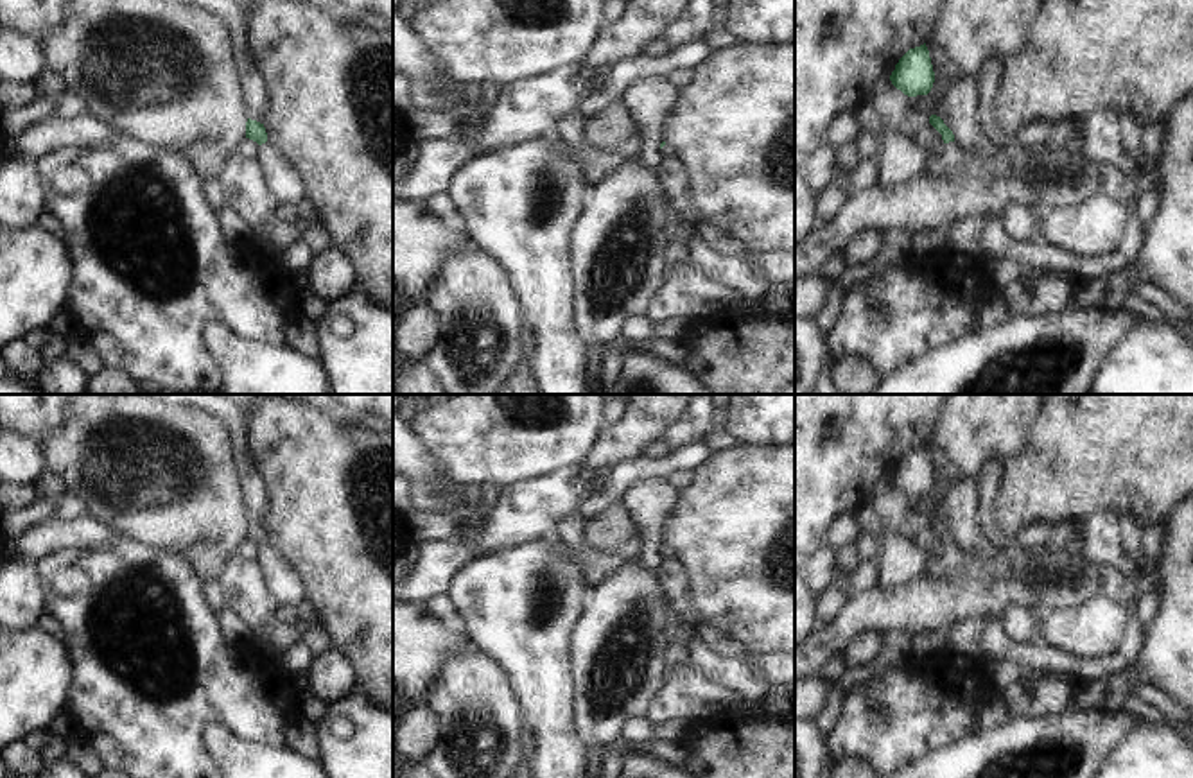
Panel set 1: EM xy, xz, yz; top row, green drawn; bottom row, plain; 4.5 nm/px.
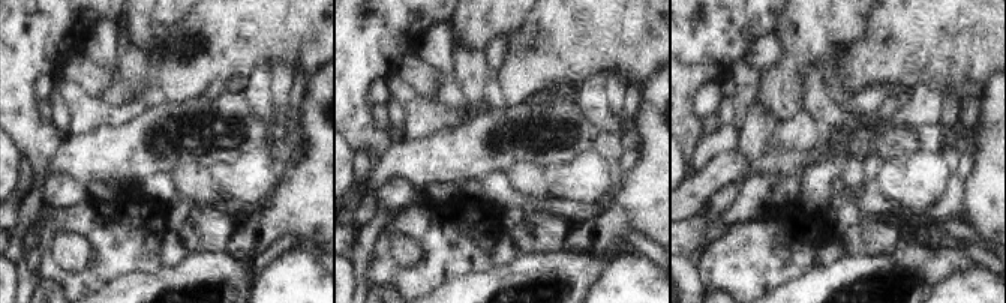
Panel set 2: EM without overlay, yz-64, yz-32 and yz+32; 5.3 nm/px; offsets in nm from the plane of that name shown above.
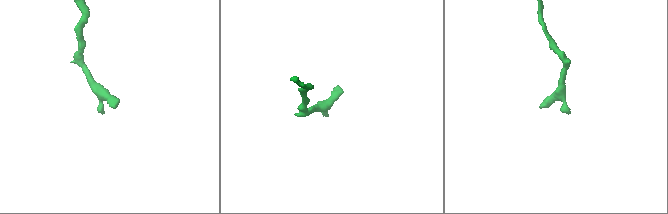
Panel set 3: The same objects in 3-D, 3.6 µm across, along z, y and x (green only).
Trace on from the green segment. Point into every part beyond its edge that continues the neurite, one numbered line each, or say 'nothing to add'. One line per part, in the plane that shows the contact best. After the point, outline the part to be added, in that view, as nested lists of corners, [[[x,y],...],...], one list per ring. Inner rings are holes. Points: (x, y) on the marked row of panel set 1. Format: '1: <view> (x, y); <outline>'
1: yz (951, 162); [[[949,142],[940,154],[926,163],[922,174],[933,181],[940,181],[944,177],[962,177],[967,174],[967,161],[967,152],[954,142]]]

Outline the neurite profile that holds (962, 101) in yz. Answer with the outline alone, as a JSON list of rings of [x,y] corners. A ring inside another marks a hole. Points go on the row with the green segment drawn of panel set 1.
[[[962,81],[944,84],[944,108],[949,120],[949,129],[954,134],[954,143],[967,152],[967,156],[994,158],[997,154],[997,142],[988,138],[981,117],[981,97],[976,81]]]

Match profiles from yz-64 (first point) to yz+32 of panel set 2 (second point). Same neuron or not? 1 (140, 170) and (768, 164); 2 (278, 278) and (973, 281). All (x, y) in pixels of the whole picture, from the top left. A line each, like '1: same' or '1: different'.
1: same
2: same

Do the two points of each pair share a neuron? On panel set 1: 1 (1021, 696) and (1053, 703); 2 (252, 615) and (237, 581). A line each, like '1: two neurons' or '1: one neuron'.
1: one neuron
2: one neuron

